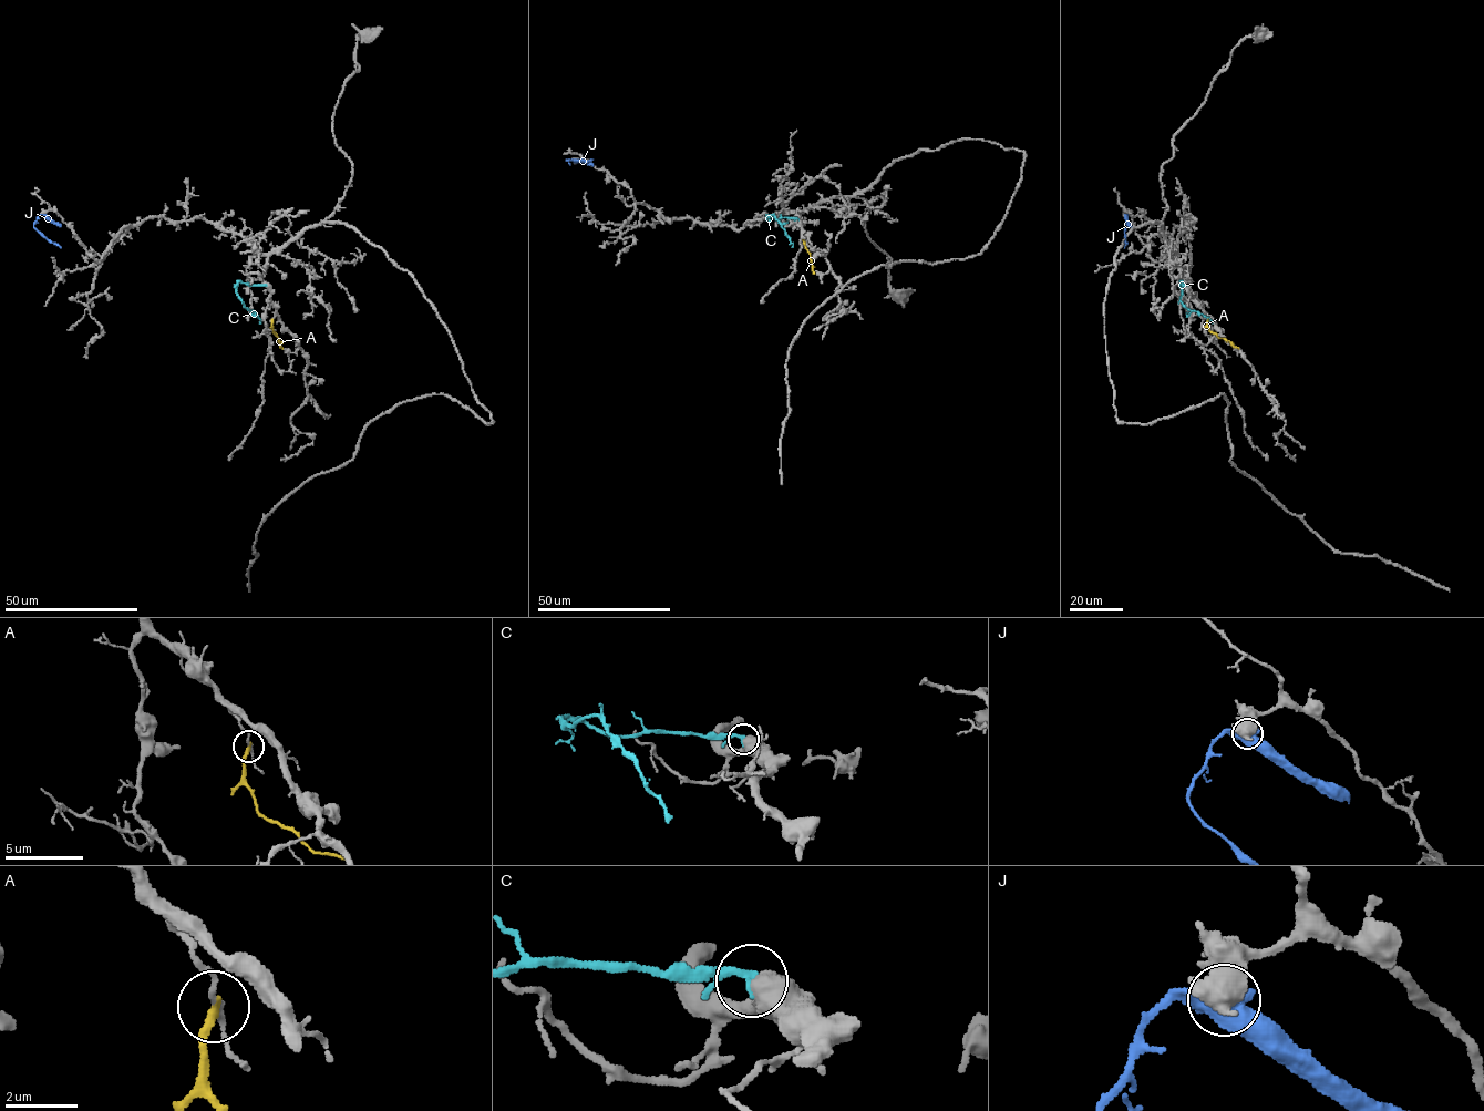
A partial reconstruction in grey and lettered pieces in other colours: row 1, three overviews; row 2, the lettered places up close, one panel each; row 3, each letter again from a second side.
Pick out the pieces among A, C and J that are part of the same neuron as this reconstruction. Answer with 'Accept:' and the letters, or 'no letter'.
Accept: no letter

